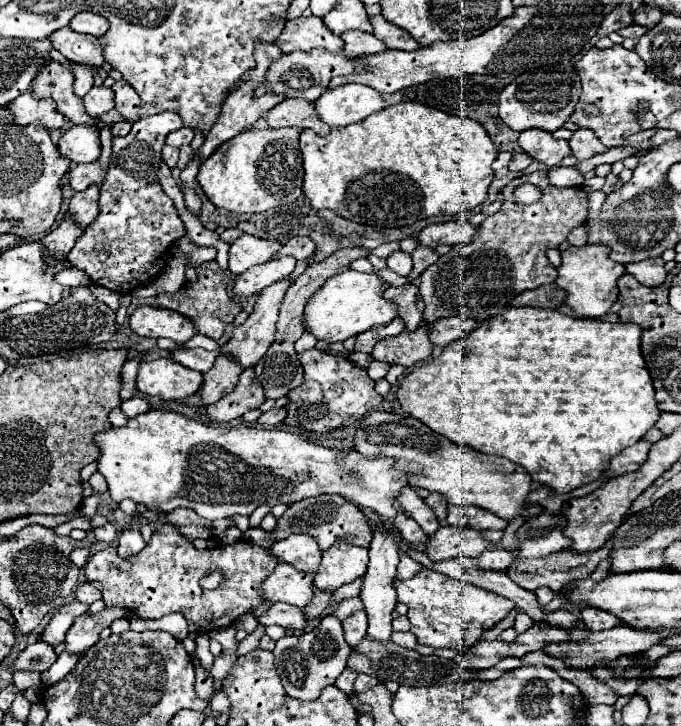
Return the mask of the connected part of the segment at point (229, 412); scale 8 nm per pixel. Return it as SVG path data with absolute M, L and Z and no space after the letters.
M246 369L246 371L242 371L240 381L234 387L234 391L230 391L222 399L218 399L214 405L206 407L206 413L212 421L228 423L228 421L242 417L246 411L256 409L262 401L264 401L262 385L258 383L254 369Z

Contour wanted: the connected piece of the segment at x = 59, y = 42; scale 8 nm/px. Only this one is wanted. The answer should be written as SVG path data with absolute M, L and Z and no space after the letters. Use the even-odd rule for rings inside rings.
M62 27L50 35L50 41L70 61L88 63L92 67L102 67L104 63L102 45L98 43L98 37L94 35L74 33L70 27Z

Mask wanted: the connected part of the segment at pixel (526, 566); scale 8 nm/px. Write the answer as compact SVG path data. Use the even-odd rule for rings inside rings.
M608 541L606 547L590 553L590 555L576 555L572 551L558 551L558 553L550 553L548 557L540 557L540 559L518 559L510 569L506 569L504 573L514 581L518 583L522 589L528 589L528 591L534 591L542 585L550 587L552 591L558 591L562 589L566 583L570 583L570 579L586 579L590 577L590 573L598 567L598 563L602 559L608 557L610 553L610 547L612 543Z

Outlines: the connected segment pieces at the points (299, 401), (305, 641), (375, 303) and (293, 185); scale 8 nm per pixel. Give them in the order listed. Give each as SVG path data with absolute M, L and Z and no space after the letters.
M308 349L298 355L304 367L304 383L292 389L286 405L286 419L282 421L288 427L300 427L314 433L328 433L340 427L354 425L368 411L374 411L382 403L382 395L374 391L374 381L368 377L366 369L356 367L348 357L332 355L320 349Z
M328 615L312 631L304 631L302 635L286 635L278 639L274 649L274 663L276 663L278 675L282 677L284 691L290 697L314 701L320 697L322 689L326 685L332 685L336 677L344 671L350 653L352 653L352 647L344 639L342 623L336 617Z
M344 271L330 277L324 287L310 299L304 313L304 323L310 333L318 339L328 339L332 343L346 341L358 333L364 333L376 325L386 325L398 317L398 305L384 297L384 289L388 283L378 277L376 271L360 273L360 271Z
M298 127L242 131L200 163L196 179L214 205L232 213L260 213L288 205L302 195L304 169L298 137Z

